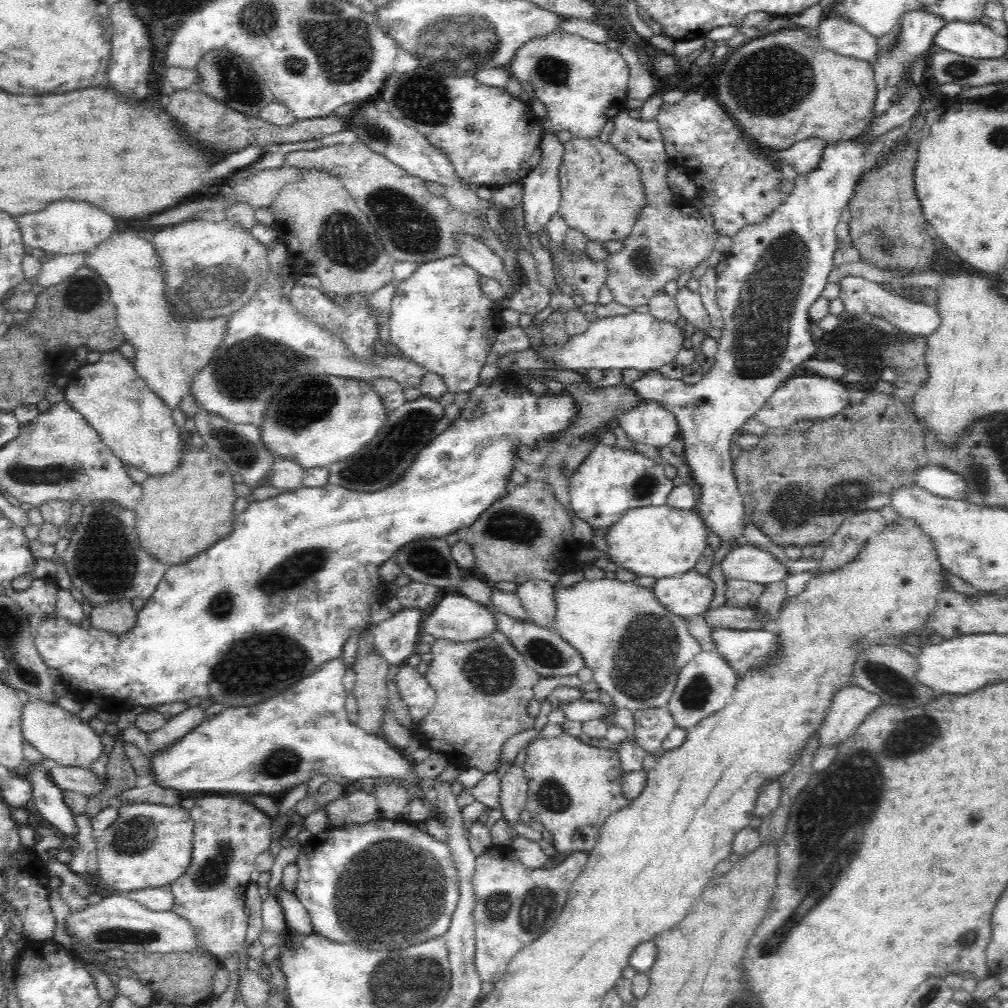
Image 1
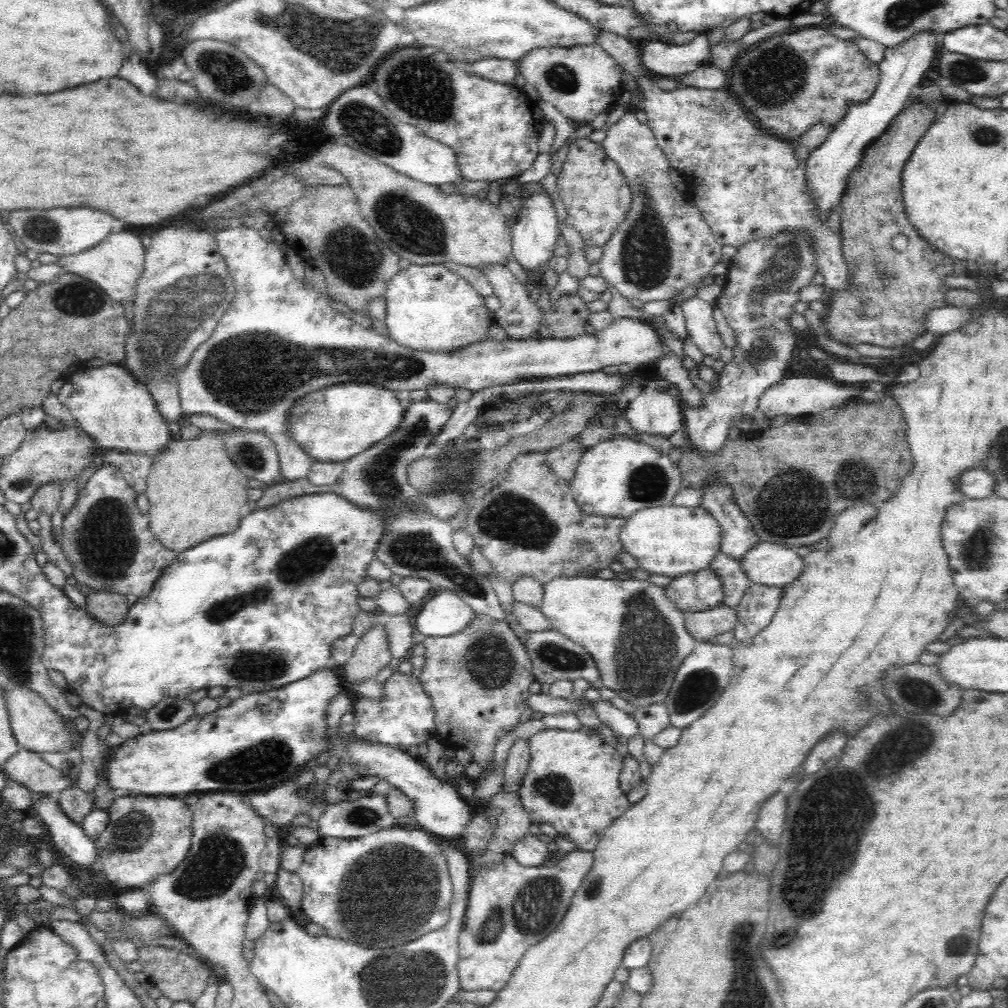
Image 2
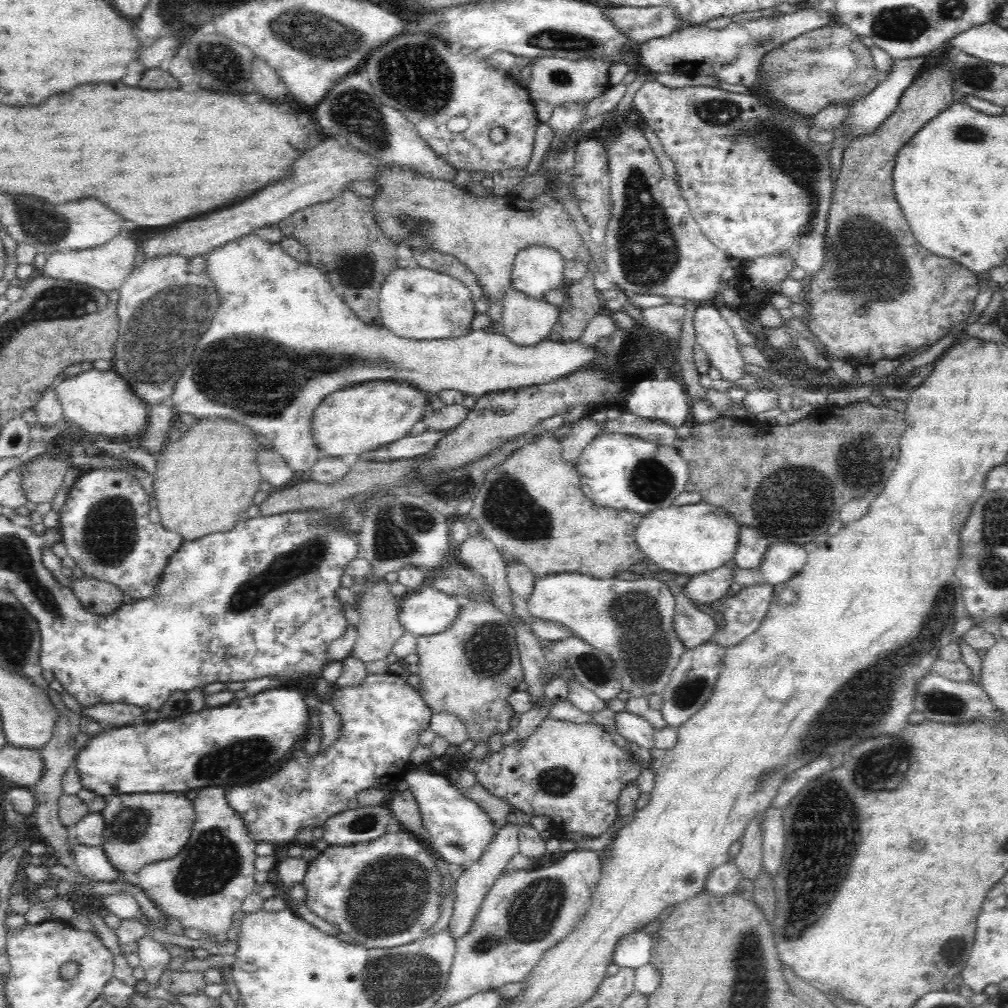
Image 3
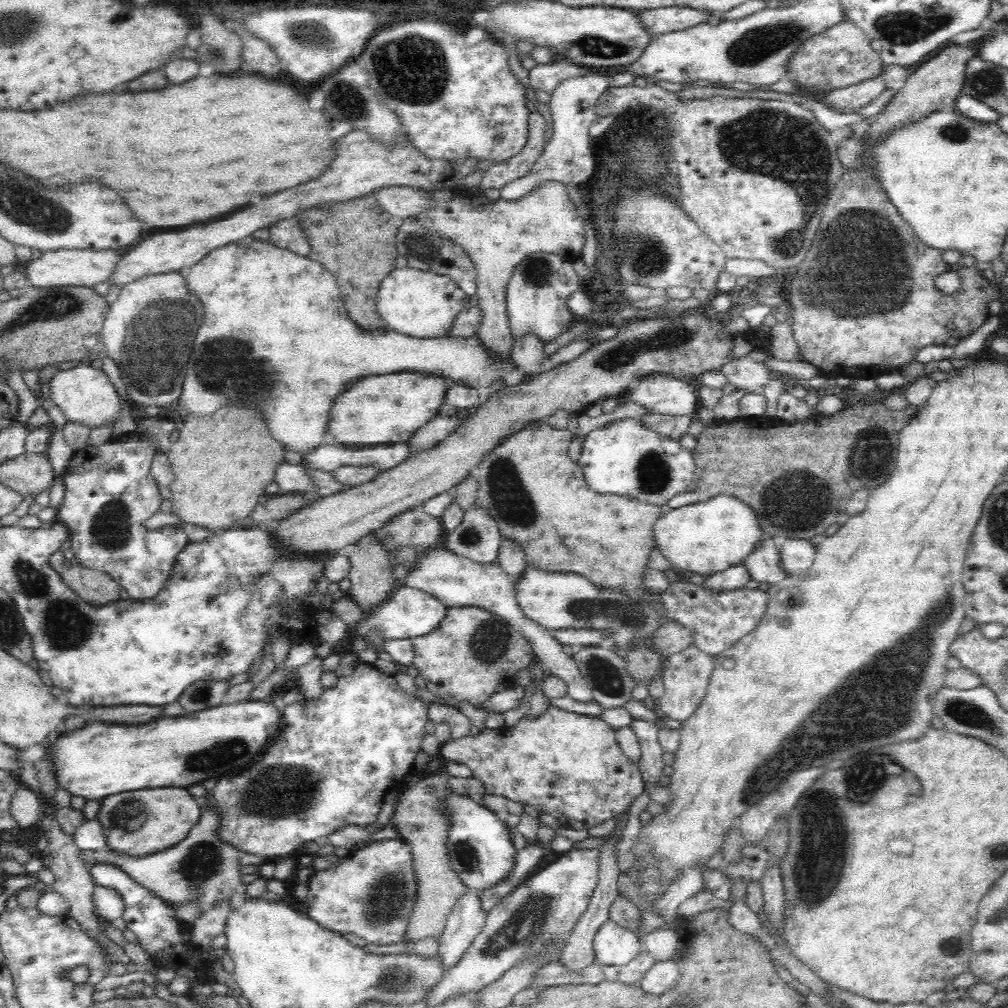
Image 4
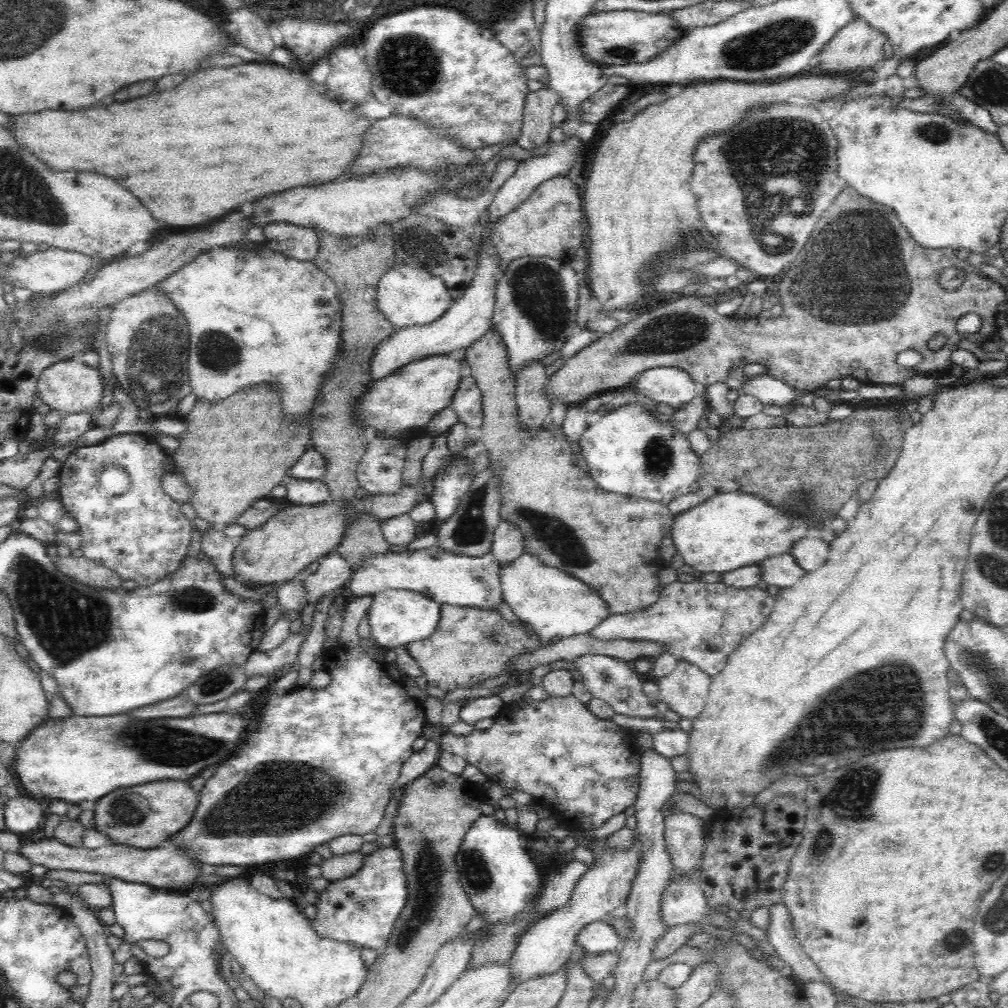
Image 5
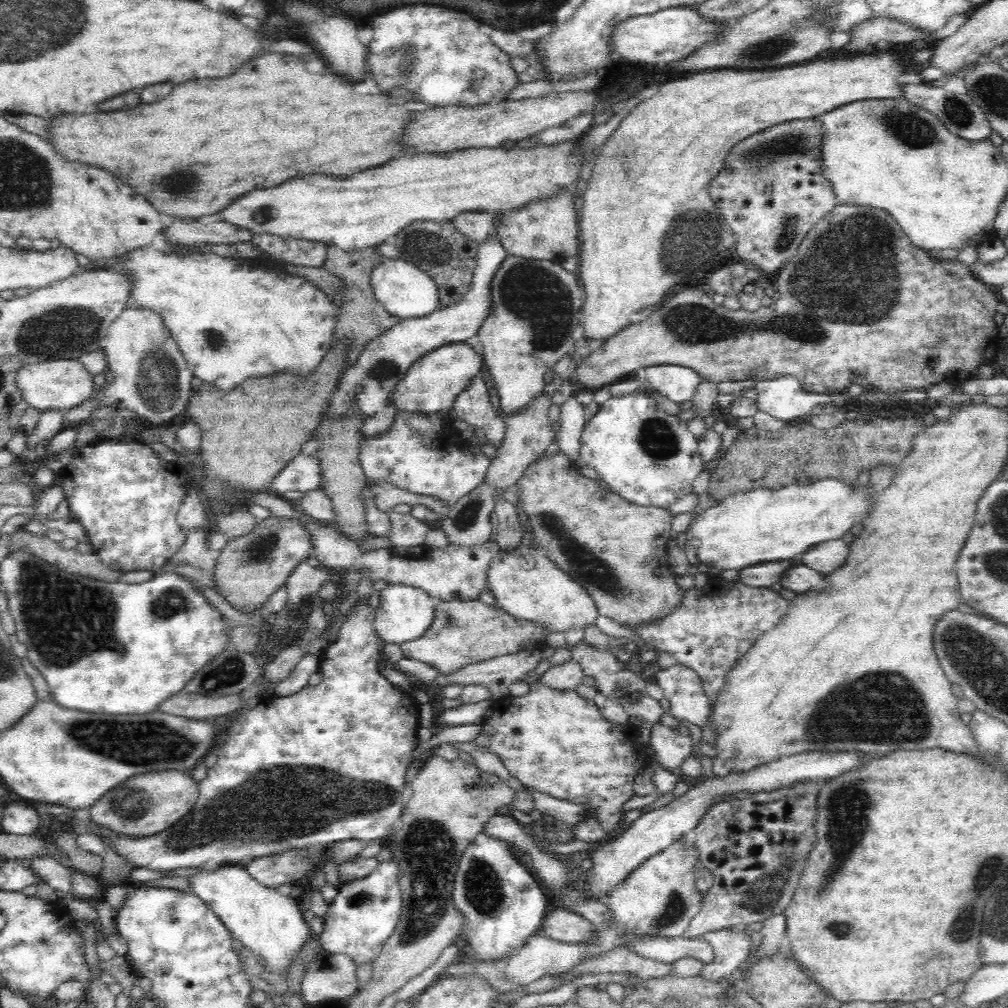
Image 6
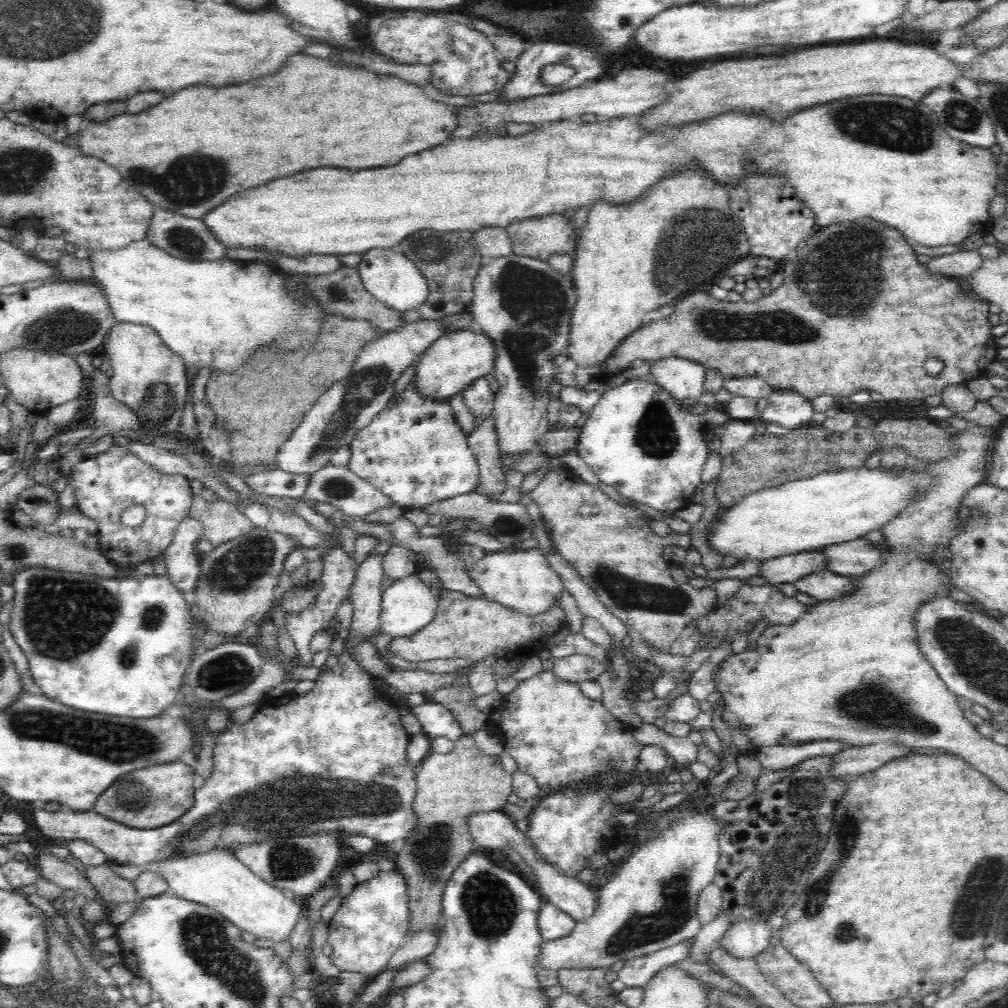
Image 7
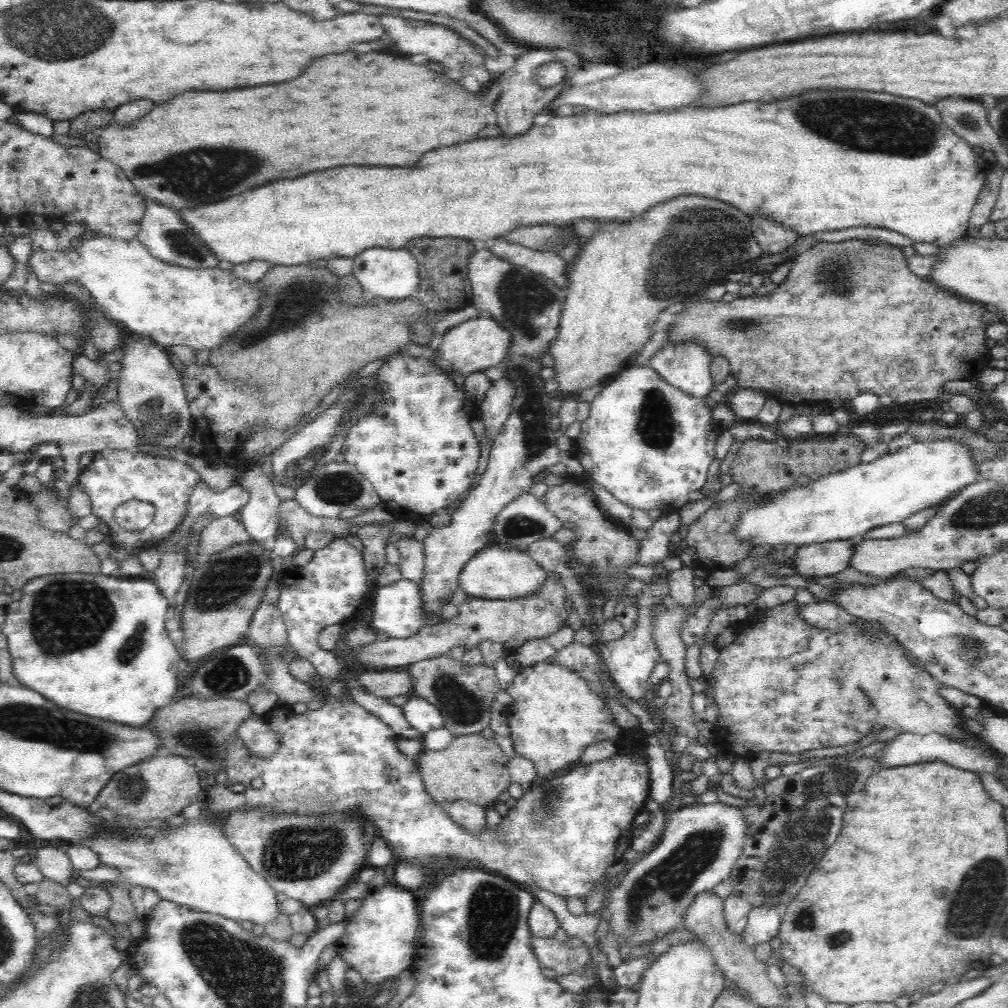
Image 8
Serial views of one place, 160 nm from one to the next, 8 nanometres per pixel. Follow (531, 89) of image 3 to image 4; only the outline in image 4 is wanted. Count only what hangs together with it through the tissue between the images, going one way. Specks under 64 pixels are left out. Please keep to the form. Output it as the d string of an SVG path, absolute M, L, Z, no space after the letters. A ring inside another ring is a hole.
M567 60L552 61L549 64L538 64L529 70L529 77L534 90L543 90L552 94L555 88L564 80L587 75L588 73L598 73L596 67L580 67Z

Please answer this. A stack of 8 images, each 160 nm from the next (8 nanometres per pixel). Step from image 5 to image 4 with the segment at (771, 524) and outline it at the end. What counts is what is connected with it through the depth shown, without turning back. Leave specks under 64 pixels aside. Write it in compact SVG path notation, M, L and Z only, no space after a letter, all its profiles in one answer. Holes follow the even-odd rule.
M718 495L682 508L665 508L652 524L650 535L654 548L660 550L671 568L706 577L701 583L703 588L716 594L744 588L751 578L742 560L765 537L750 507L730 495Z

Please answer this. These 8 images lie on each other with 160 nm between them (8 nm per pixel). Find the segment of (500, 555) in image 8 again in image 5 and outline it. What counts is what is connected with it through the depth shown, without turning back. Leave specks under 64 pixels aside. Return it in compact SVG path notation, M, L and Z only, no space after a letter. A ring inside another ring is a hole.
M521 554L509 565L501 567L501 586L506 605L518 619L534 627L542 646L549 644L553 636L567 638L590 633L612 616L600 593L579 578L545 565L533 554Z

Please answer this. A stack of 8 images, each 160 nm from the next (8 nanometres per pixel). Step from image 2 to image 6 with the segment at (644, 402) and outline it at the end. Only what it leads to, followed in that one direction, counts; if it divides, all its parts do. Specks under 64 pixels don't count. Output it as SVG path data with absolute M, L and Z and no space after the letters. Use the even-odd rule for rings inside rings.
M661 364L648 367L646 379L652 389L679 405L692 400L701 383L696 371L680 365Z

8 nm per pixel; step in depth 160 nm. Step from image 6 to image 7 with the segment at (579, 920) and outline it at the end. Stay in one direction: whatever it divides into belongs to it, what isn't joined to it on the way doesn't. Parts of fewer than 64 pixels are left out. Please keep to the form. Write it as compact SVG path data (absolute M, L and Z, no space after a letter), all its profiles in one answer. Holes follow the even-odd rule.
M544 901L538 915L538 928L543 942L568 936L576 925L577 920L557 909L553 904Z

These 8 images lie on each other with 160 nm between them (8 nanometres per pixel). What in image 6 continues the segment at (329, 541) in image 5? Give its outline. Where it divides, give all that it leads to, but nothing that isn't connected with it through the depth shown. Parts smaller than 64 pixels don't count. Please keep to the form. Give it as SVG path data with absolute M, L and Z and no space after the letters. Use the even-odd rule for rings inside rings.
M272 516L266 520L259 521L252 529L252 532L235 539L231 538L228 544L220 551L220 554L216 554L217 563L211 572L214 574L214 582L218 587L217 592L232 607L242 612L252 613L257 608L261 608L272 593L285 587L292 571L304 564L313 555L314 543L306 523L301 518L290 518L288 520L287 518Z

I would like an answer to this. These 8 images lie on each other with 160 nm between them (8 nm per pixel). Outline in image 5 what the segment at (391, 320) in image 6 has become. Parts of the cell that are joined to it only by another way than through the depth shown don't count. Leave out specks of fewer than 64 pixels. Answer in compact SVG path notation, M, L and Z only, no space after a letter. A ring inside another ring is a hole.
M378 224L372 228L370 234L360 234L358 236L343 236L342 234L332 234L323 228L314 226L314 232L318 235L319 248L313 263L327 274L336 283L339 299L342 304L342 336L341 336L341 361L337 371L327 380L322 390L321 401L313 408L311 414L311 445L315 447L325 460L327 469L323 476L323 481L331 492L332 500L350 500L356 498L354 488L358 488L356 481L356 468L366 452L366 446L370 439L367 431L356 425L356 419L352 415L352 408L356 400L367 392L367 388L372 383L370 374L370 363L377 349L377 346L392 335L393 324L384 318L384 315L376 308L377 284L388 269L395 264L395 243L393 238L393 225ZM362 515L349 526L336 552L348 563L353 575L369 558L385 555L389 548L380 522L370 515Z

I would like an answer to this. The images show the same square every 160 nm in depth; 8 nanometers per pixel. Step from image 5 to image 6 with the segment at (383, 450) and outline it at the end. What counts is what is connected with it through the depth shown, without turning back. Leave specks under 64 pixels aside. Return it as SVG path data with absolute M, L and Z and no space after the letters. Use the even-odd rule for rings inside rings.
M374 480L374 483L370 483L369 486L373 493L379 495L379 507L385 513L390 511L396 504L424 505L442 517L450 510L448 505L444 505L442 501L432 496L408 492L395 484L390 484L387 480Z

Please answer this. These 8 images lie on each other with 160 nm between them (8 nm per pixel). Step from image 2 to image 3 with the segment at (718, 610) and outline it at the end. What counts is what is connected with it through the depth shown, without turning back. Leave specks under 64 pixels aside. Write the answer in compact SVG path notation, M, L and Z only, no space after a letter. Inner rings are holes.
M674 581L666 583L676 597L675 630L683 645L693 649L712 640L719 627L715 616L708 609L698 608L689 602Z

